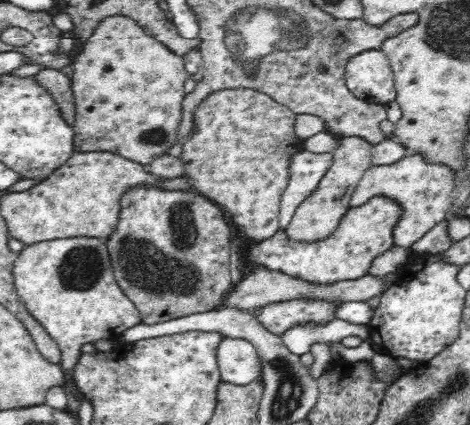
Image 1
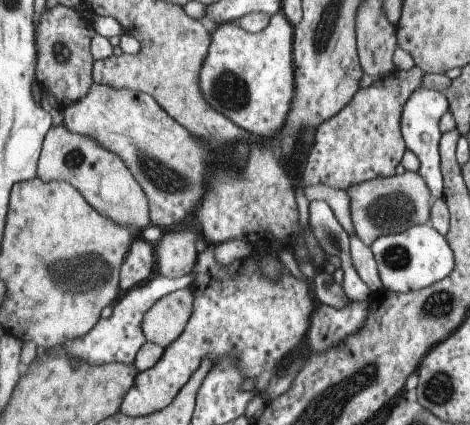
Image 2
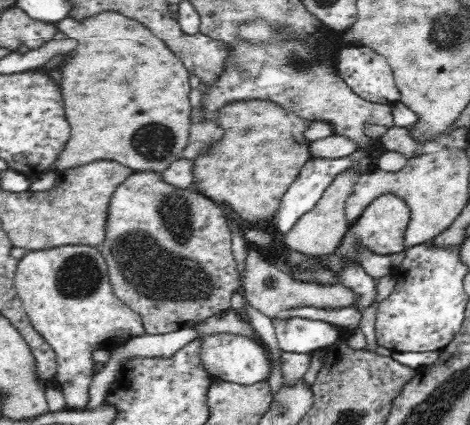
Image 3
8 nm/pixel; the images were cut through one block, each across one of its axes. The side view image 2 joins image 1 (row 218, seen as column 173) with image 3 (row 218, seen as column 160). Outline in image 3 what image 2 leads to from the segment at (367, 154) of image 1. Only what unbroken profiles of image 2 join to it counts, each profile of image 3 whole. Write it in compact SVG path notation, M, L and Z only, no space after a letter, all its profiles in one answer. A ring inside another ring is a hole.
M344 172L340 174L328 188L326 192L322 194L320 202L316 204L316 208L308 214L304 214L302 218L298 218L298 224L284 236L284 244L290 248L290 250L296 250L304 256L312 256L312 258L326 258L330 254L334 254L334 250L338 250L344 234L348 232L348 226L346 226L346 200L350 198L356 182L360 180L362 176L358 172Z

